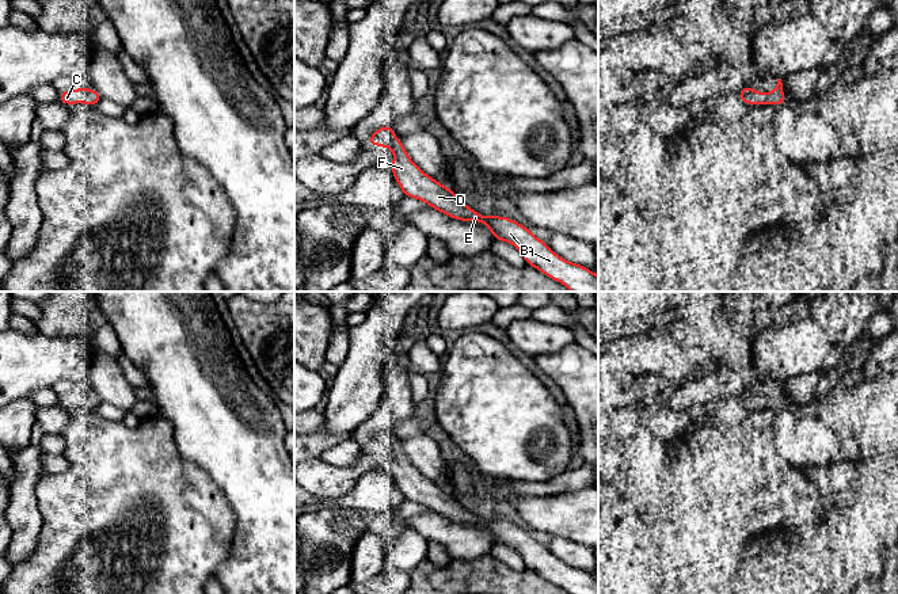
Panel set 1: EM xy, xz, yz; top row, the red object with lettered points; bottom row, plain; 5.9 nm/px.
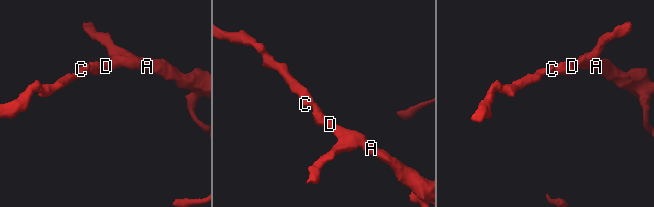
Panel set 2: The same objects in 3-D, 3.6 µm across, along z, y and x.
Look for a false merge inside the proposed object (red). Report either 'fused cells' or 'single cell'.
single cell

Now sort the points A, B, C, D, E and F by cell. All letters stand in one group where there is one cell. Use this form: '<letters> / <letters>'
A B C D E F

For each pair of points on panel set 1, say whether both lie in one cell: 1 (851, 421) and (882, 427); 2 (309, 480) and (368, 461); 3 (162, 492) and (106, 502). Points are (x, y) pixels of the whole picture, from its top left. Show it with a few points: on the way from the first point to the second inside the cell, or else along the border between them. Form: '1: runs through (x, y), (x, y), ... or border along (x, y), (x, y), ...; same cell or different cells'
1: border along (857, 419), (859, 429); different cells
2: runs through (324, 480), (341, 480), (353, 472); same cell
3: runs through (148, 494), (141, 494), (133, 502), (120, 502); same cell

